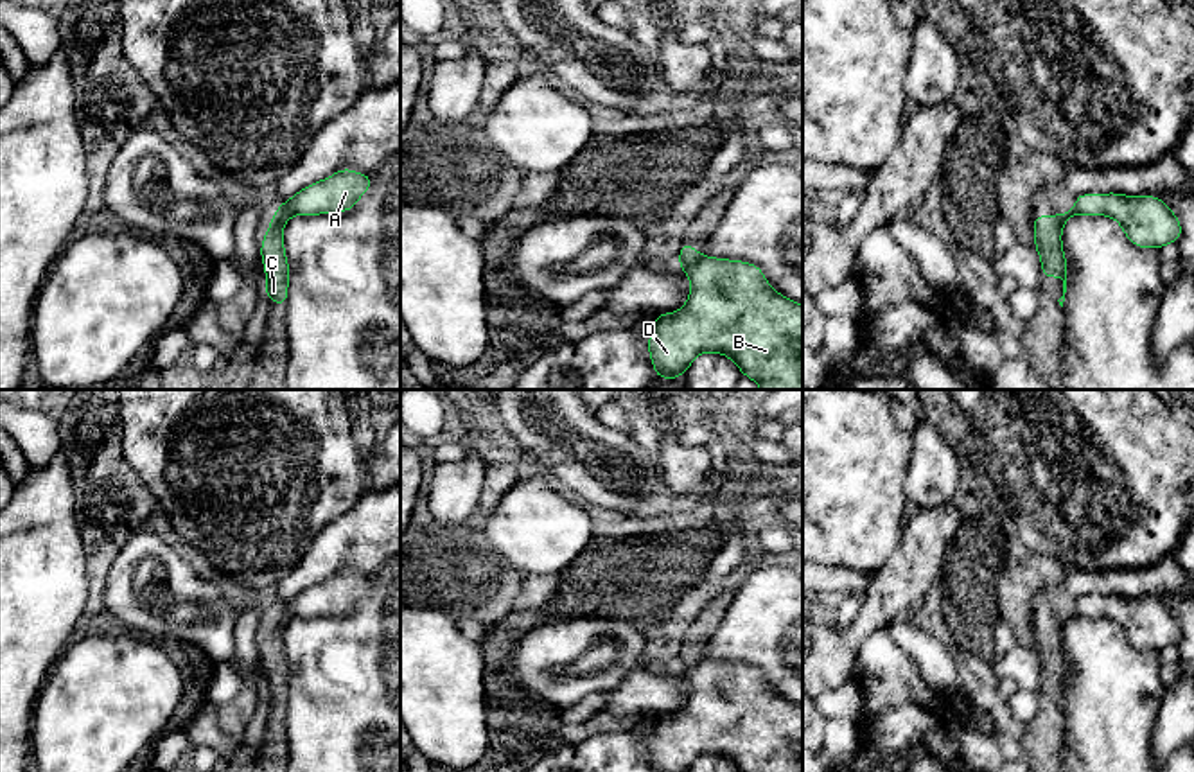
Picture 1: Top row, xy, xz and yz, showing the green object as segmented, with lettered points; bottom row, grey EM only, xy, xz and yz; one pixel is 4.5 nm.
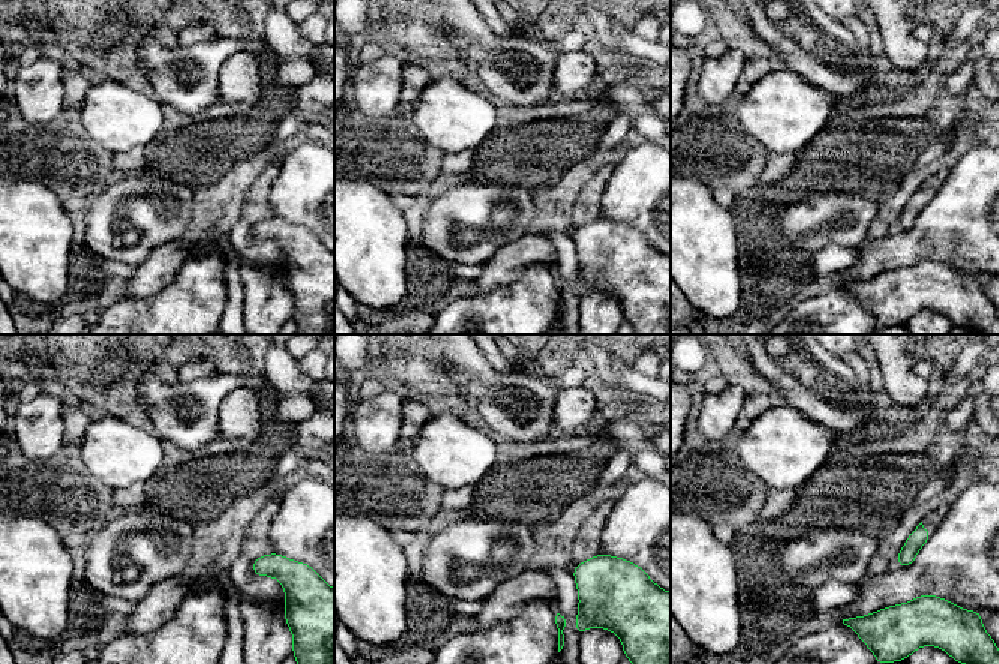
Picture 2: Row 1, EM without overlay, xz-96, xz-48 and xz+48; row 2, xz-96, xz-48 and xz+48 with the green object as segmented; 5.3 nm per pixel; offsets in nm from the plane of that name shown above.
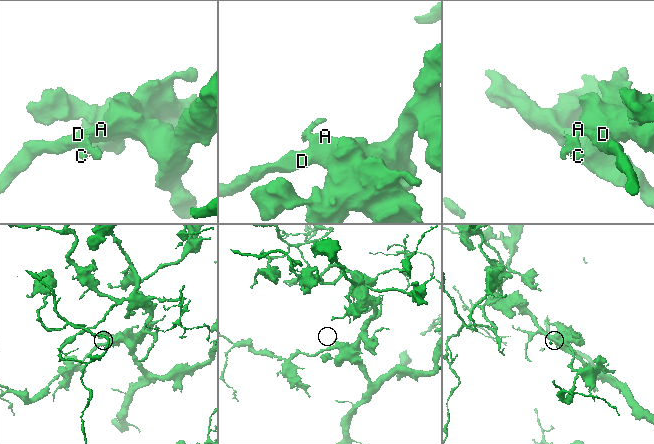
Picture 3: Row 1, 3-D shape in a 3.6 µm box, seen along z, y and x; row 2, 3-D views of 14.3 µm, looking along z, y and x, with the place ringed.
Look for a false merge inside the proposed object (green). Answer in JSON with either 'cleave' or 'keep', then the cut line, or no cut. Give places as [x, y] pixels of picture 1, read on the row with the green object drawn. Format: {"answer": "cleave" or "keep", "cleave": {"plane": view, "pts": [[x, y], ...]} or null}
{"answer": "cleave", "cleave": {"plane": "xz", "pts": [[701, 255], [681, 268]]}}

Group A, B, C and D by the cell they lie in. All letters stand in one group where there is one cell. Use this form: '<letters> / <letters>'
A B D / C

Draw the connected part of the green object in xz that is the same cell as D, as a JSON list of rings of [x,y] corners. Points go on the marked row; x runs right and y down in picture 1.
[[[700,257],[680,268],[691,280],[686,305],[657,314],[648,338],[657,379],[679,379],[702,352],[724,354],[761,390],[803,390],[803,305],[785,298],[751,262]]]

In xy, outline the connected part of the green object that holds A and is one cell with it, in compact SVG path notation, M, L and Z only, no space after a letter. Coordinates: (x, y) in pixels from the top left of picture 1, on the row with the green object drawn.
M341 169L330 178L302 189L284 205L289 206L294 215L348 212L356 206L357 199L370 189L370 185L372 174Z

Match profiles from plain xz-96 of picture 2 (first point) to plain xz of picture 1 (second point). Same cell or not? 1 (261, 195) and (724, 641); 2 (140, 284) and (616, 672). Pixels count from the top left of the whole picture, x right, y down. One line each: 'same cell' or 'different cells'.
1: different cells
2: different cells

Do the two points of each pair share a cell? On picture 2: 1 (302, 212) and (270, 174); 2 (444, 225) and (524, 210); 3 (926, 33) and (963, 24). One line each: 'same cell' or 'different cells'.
1: different cells
2: same cell
3: different cells

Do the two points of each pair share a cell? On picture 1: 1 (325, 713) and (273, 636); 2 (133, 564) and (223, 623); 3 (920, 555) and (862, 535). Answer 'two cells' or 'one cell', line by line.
1: two cells
2: one cell
3: two cells

